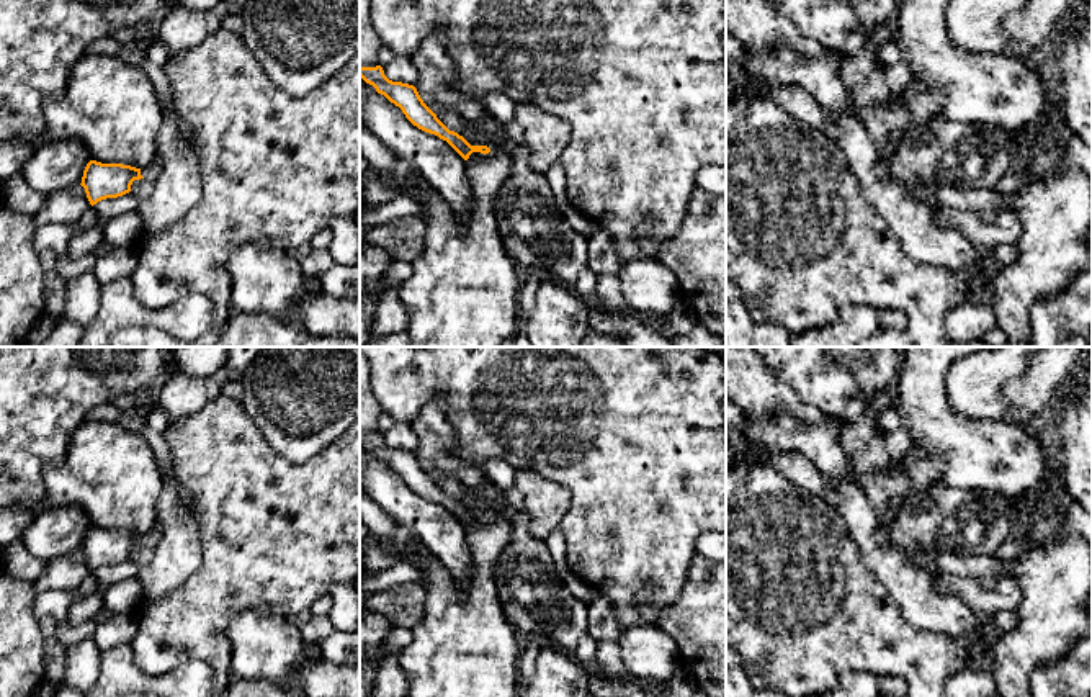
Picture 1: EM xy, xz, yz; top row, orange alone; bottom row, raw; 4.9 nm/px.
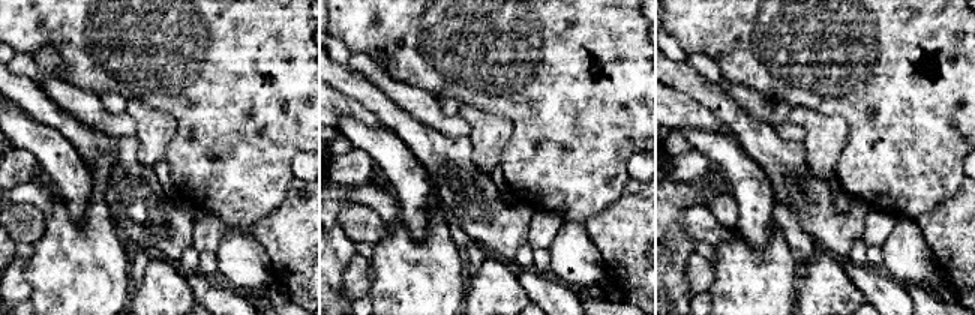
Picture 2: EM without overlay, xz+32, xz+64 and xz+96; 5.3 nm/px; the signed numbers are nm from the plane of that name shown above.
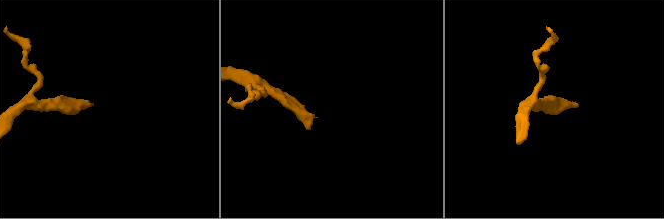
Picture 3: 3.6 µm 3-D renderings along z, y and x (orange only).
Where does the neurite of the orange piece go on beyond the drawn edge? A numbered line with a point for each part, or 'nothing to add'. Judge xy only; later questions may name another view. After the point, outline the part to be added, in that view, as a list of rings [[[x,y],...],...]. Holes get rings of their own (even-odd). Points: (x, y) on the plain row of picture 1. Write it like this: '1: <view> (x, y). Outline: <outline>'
1: xy (152, 537). Outline: [[[155,524],[155,527],[150,532],[141,535],[141,542],[144,545],[149,545],[149,546],[154,546],[154,548],[157,546],[159,540],[160,540],[160,527],[159,527],[159,524]]]

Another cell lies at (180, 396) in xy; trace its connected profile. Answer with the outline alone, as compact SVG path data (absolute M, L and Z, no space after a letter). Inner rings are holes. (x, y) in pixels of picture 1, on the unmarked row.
M224 368L208 376L170 373L152 394L150 404L162 409L170 424L175 424L195 416L208 402L221 398L227 381L229 376Z

